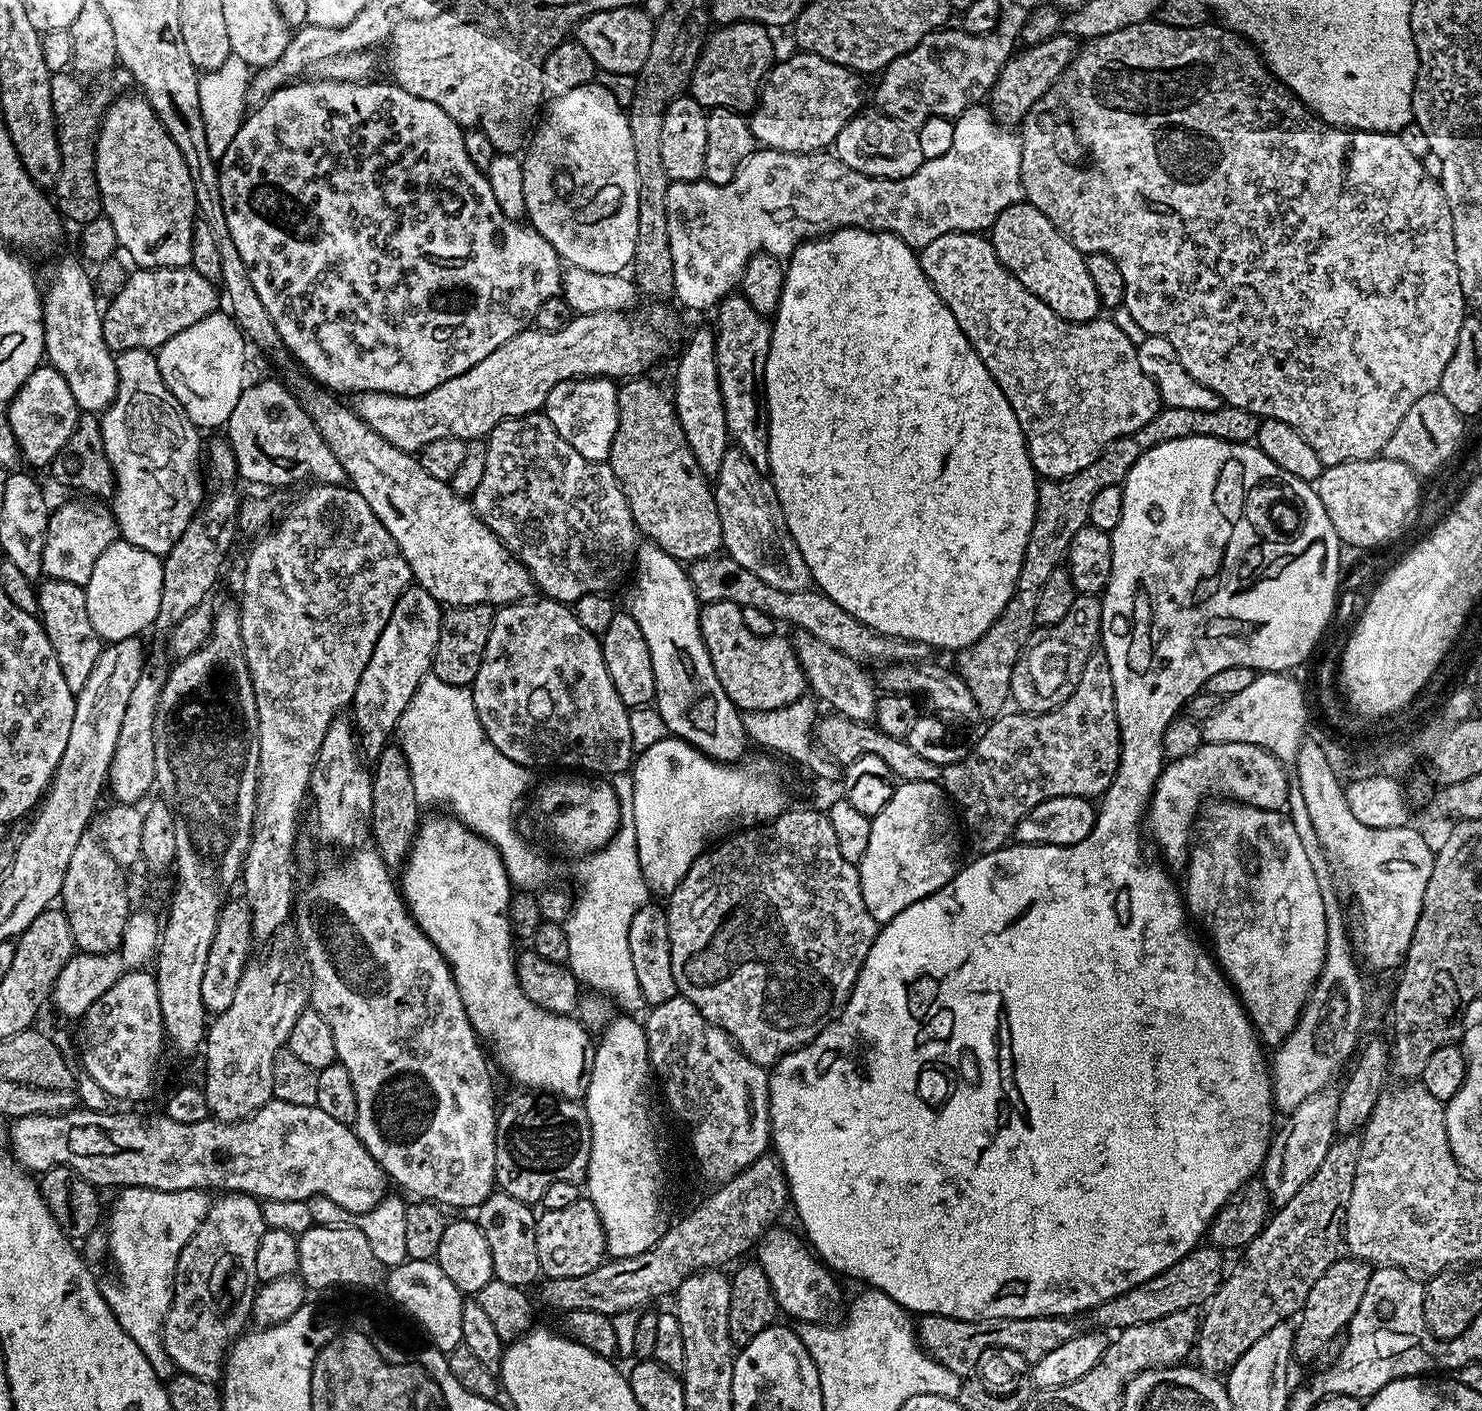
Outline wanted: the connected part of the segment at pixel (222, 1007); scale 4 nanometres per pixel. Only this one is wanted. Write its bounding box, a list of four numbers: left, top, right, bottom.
[202,899,254,1014]

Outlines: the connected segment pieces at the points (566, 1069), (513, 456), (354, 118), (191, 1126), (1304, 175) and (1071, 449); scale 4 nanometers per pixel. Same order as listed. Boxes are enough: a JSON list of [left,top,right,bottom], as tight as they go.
[[398,814,596,1101],[470,412,638,606],[218,78,562,396],[10,1098,386,1212],[1018,22,1466,466],[918,232,1160,480]]

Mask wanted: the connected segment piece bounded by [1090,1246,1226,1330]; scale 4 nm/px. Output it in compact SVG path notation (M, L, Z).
M1204 1247L1193 1248L1181 1260L1174 1262L1174 1266L1162 1270L1154 1278L1091 1309L1090 1317L1092 1316L1093 1322L1096 1323L1093 1325L1100 1330L1109 1330L1108 1328L1123 1330L1130 1326L1142 1326L1142 1322L1154 1322L1158 1318L1166 1318L1166 1314L1195 1309L1195 1304L1207 1305L1212 1295L1220 1288L1220 1281L1226 1275L1226 1264L1224 1268L1224 1260L1220 1257L1222 1252L1219 1247Z

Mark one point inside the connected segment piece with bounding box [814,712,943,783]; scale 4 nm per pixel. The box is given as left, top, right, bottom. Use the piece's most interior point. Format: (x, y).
(843, 740)

